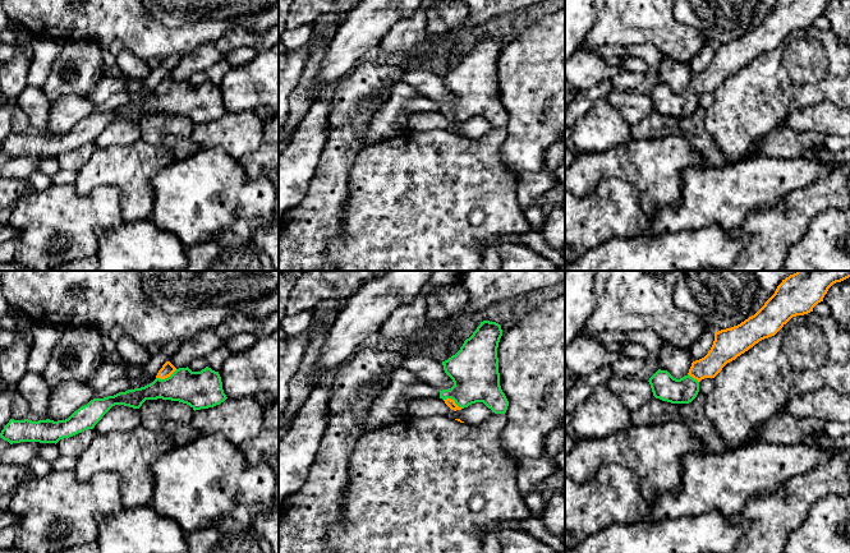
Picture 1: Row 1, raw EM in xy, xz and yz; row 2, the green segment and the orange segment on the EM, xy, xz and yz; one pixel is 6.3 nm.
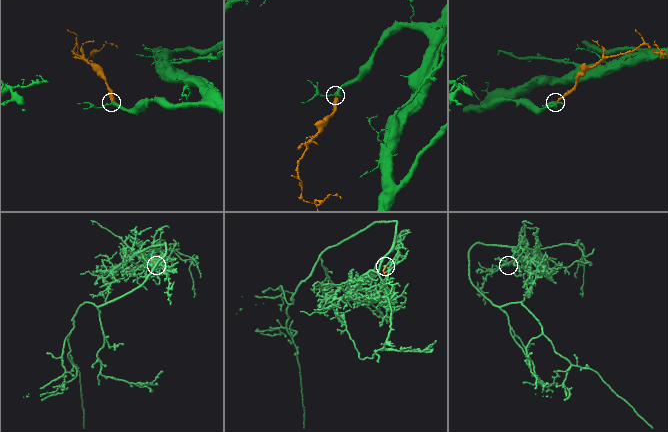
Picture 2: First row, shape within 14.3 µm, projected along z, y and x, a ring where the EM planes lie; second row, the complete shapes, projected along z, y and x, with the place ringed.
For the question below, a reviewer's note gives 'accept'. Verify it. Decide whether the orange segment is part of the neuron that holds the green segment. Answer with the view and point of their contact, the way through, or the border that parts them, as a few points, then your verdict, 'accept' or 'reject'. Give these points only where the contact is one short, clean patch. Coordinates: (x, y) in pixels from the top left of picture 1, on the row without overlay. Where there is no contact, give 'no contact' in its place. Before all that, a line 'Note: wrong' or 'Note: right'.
Note: right
xy (168, 91) | across xy (200, 104), (175, 98), (168, 91), (168, 82) | accept

